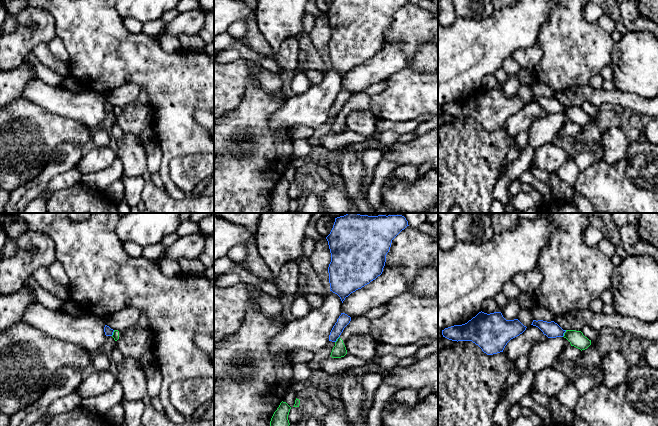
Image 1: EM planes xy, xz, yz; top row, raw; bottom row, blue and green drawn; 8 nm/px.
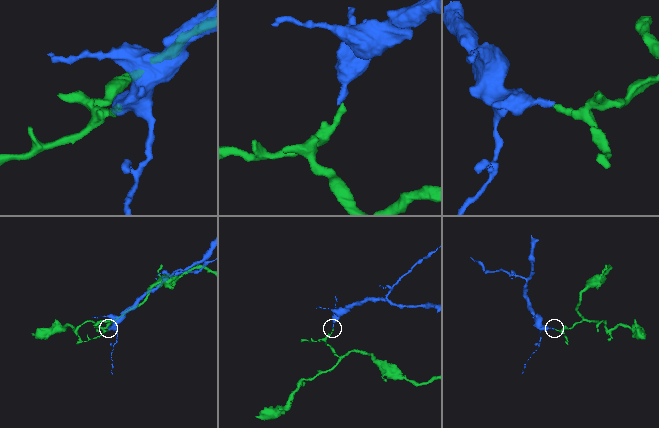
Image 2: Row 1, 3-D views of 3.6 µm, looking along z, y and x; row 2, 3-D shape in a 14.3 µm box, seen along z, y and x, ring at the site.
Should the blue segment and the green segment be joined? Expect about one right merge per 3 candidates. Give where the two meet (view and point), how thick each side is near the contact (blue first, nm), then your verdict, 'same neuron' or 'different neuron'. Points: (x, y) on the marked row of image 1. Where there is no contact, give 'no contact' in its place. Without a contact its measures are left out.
yz (564, 332) | 130/130 nm | different neuron

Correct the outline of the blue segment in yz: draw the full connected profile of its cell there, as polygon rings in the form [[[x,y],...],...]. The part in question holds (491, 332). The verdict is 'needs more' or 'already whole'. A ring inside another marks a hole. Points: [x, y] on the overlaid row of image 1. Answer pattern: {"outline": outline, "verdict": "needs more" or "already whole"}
{"outline": [[[479,312],[462,325],[442,330],[443,337],[452,341],[472,341],[487,355],[503,352],[507,343],[526,330],[518,319],[506,320],[501,312]]], "verdict": "already whole"}

